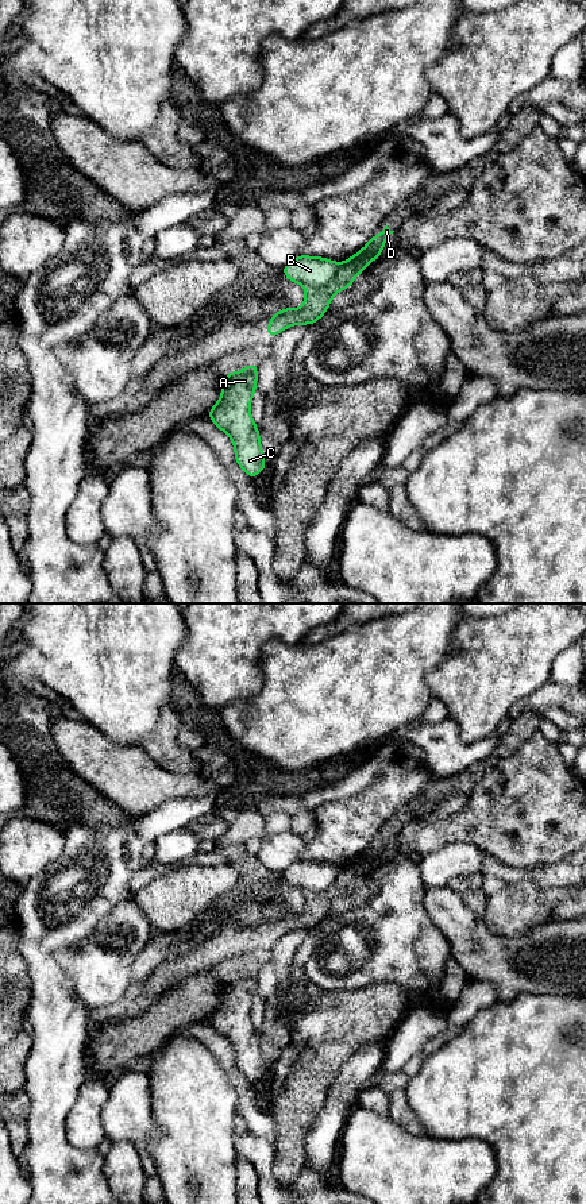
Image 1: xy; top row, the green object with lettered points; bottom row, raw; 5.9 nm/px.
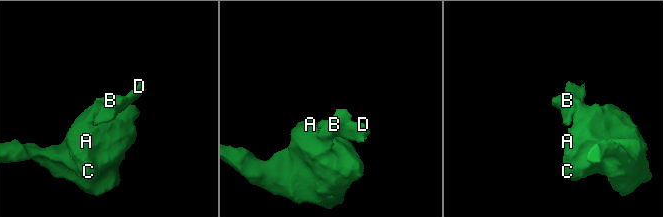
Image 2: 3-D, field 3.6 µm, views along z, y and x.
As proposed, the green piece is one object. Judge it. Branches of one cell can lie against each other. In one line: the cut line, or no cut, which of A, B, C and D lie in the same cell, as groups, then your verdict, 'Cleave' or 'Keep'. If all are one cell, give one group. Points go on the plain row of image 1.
Split along xy (340, 868), (336, 879), (323, 891), (305, 891). Groups: A B C / D. Cleave

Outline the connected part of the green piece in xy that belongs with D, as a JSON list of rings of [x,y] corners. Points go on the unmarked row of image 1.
[[[388,830],[378,840],[374,840],[370,846],[354,861],[340,868],[339,876],[334,884],[324,892],[305,891],[305,904],[300,914],[286,912],[278,915],[267,927],[269,942],[275,942],[281,935],[297,930],[311,930],[325,919],[329,912],[332,902],[351,891],[356,880],[363,876],[370,867],[375,863],[382,861],[382,853],[390,838],[393,838]]]

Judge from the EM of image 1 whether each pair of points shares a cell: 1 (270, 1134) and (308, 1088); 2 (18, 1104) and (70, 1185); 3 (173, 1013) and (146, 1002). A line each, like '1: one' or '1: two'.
1: two
2: two
3: two

